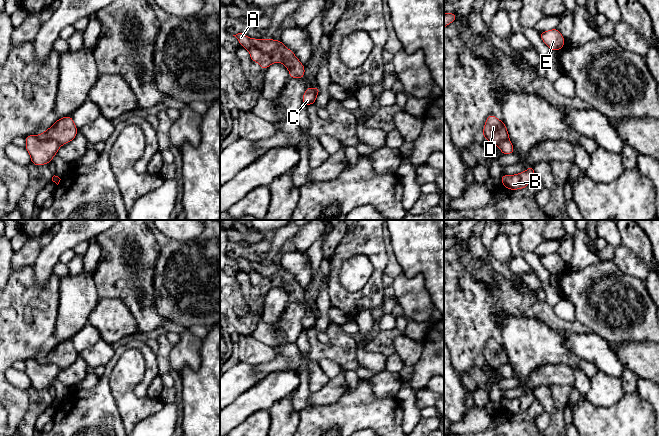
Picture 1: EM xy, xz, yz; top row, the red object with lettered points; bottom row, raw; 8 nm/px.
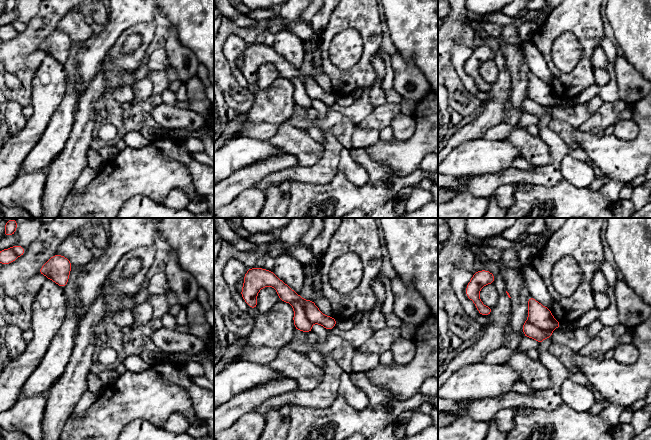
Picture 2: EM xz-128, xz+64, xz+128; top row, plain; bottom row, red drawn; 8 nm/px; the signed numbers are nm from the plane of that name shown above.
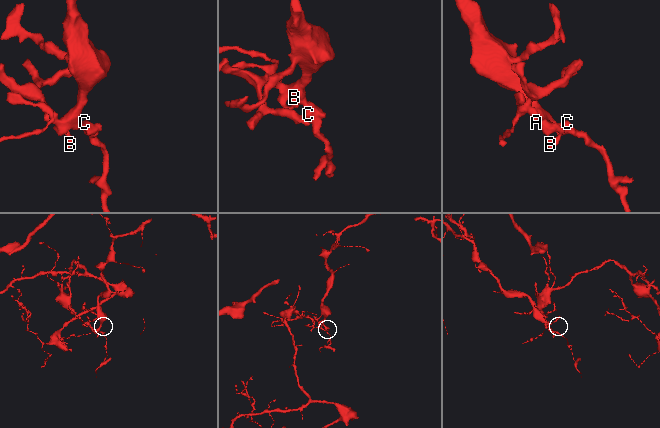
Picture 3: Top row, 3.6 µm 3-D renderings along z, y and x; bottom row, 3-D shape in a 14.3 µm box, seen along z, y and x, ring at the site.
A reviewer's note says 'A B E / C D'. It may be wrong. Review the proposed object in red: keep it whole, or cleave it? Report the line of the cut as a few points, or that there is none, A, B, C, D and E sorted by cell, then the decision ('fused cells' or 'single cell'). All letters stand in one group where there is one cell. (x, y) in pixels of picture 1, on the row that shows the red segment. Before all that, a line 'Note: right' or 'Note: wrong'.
Note: right
cut xz (249, 38), (263, 51), (279, 52), (290, 62), (291, 67); groups A B E / C D; fused cells

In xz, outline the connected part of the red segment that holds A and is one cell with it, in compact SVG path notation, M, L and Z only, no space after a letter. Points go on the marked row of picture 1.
M242 33L233 35L237 38L240 45L247 49L253 62L260 64L263 70L266 70L275 62L282 63L288 70L291 68L291 62L286 60L279 52L266 53L255 47L250 38Z

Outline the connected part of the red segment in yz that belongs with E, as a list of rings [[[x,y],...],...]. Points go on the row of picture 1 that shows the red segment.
[[[557,28],[540,32],[540,37],[543,43],[549,47],[550,51],[561,50],[566,42]]]

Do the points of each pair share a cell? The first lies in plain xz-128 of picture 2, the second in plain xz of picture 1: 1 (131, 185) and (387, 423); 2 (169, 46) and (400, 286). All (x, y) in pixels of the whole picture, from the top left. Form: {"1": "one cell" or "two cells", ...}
{"1": "one cell", "2": "one cell"}

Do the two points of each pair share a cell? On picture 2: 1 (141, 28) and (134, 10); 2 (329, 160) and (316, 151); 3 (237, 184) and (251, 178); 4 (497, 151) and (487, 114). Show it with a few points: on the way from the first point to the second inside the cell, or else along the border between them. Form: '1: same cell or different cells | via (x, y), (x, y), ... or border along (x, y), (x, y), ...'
1: different cells | border along (153, 20), (131, 25), (119, 36)
2: different cells | border along (324, 146), (322, 157), (316, 163), (301, 166)
3: same cell | via (240, 181), (248, 178)
4: different cells | border along (484, 137), (469, 139), (461, 144)

